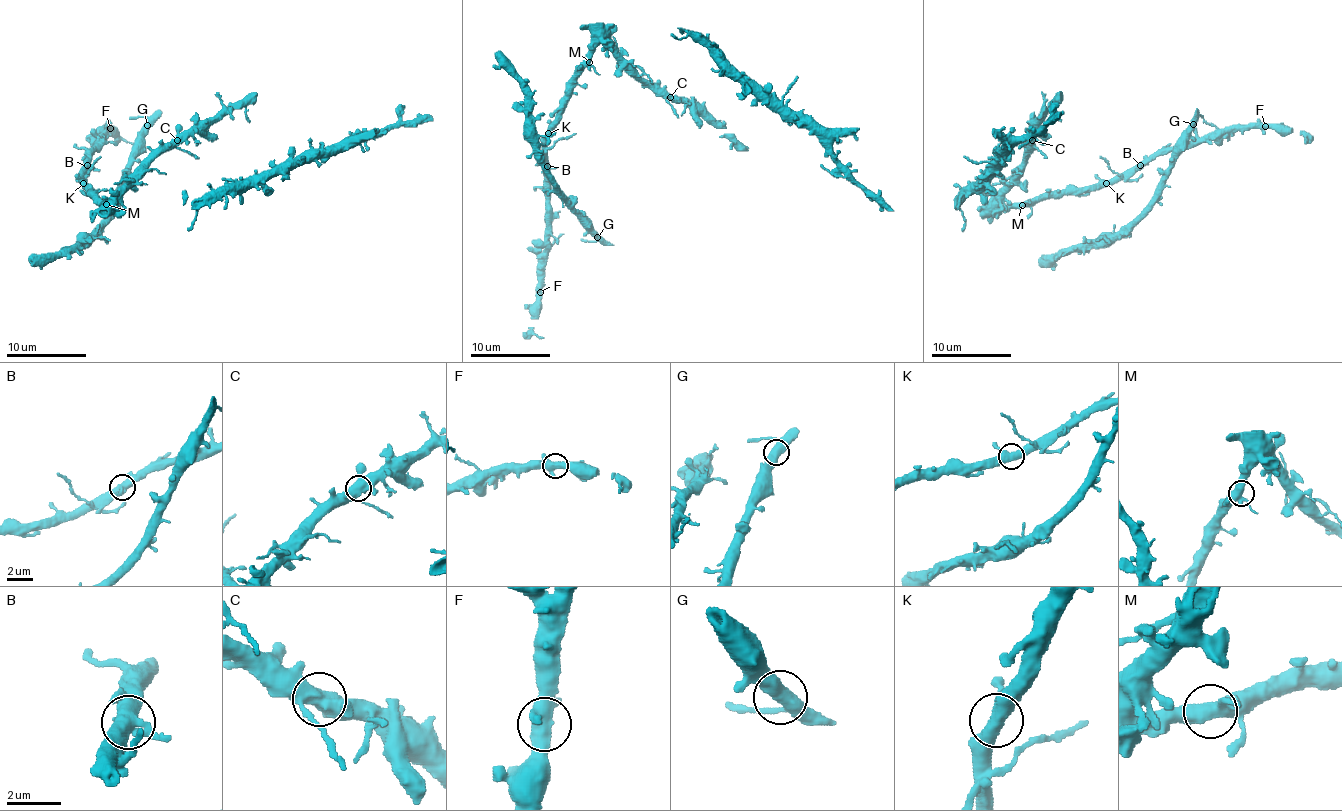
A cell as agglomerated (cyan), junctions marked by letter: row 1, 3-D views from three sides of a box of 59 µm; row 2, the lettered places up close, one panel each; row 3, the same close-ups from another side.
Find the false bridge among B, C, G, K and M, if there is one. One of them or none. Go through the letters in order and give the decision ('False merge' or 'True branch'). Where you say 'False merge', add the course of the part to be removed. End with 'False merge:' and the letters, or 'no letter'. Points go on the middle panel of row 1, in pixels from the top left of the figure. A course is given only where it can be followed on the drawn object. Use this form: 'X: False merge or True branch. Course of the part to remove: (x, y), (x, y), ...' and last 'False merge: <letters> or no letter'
B: True branch
C: True branch
G: True branch
K: True branch
M: True branch
False merge: no letter

